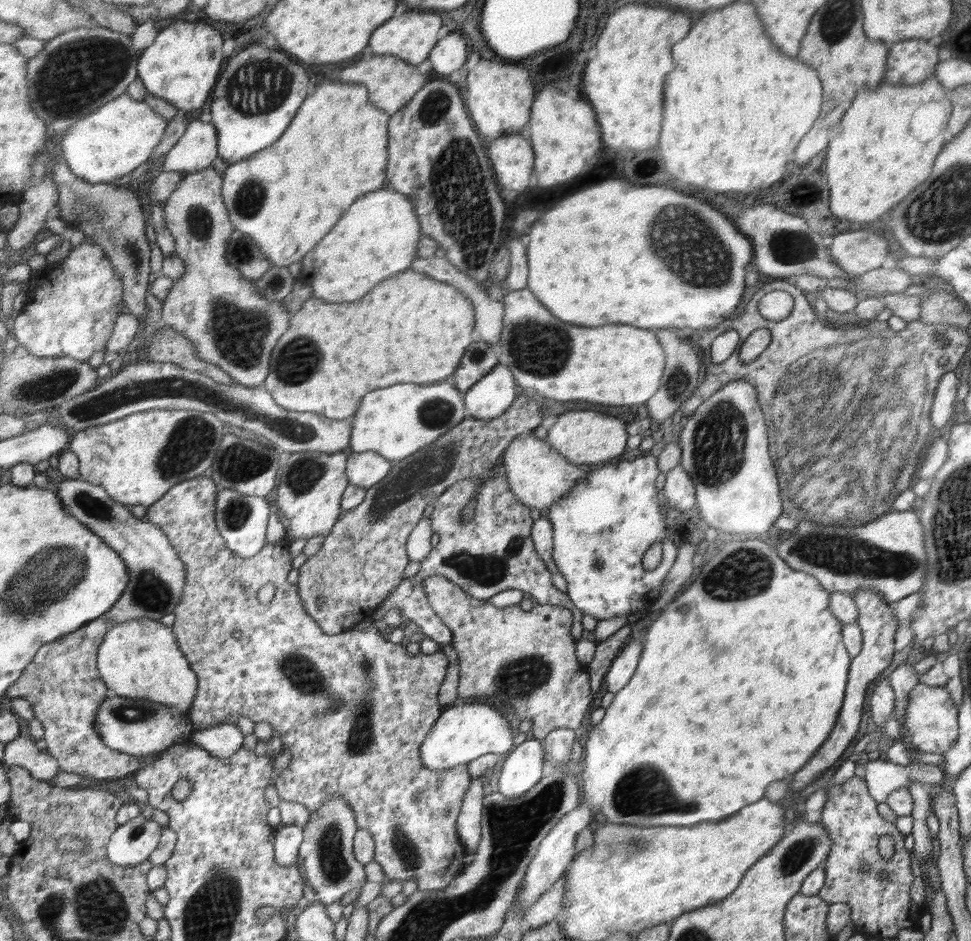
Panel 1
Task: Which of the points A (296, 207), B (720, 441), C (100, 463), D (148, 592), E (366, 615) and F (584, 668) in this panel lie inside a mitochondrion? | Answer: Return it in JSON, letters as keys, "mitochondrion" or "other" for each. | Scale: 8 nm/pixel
{"A":"other","B":"mitochondrion","C":"other","D":"mitochondrion","E":"other","F":"other"}

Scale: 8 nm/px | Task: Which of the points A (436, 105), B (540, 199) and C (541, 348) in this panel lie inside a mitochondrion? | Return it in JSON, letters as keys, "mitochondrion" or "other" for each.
{"A":"mitochondrion","B":"other","C":"mitochondrion"}

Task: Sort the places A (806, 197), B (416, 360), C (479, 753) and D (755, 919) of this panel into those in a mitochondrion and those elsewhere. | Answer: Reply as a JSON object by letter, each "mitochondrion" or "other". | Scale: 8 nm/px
{"A":"other","B":"other","C":"other","D":"other"}

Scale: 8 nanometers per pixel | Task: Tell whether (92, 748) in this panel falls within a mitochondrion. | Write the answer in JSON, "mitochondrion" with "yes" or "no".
{"mitochondrion":"no"}

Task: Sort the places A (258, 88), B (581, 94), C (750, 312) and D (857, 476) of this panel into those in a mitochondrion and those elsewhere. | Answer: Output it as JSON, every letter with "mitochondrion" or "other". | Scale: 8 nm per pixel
{"A":"mitochondrion","B":"other","C":"other","D":"mitochondrion"}

